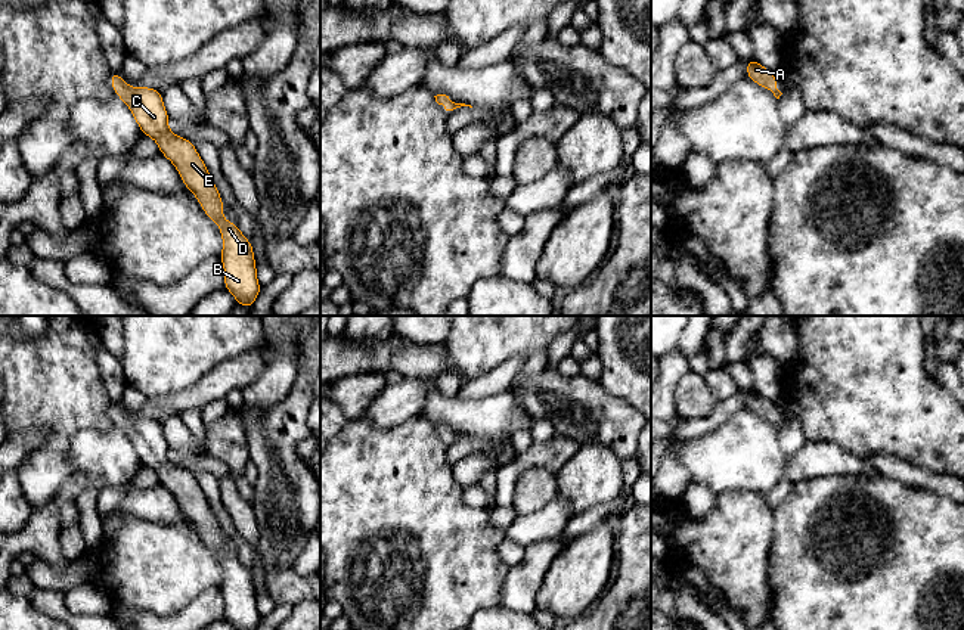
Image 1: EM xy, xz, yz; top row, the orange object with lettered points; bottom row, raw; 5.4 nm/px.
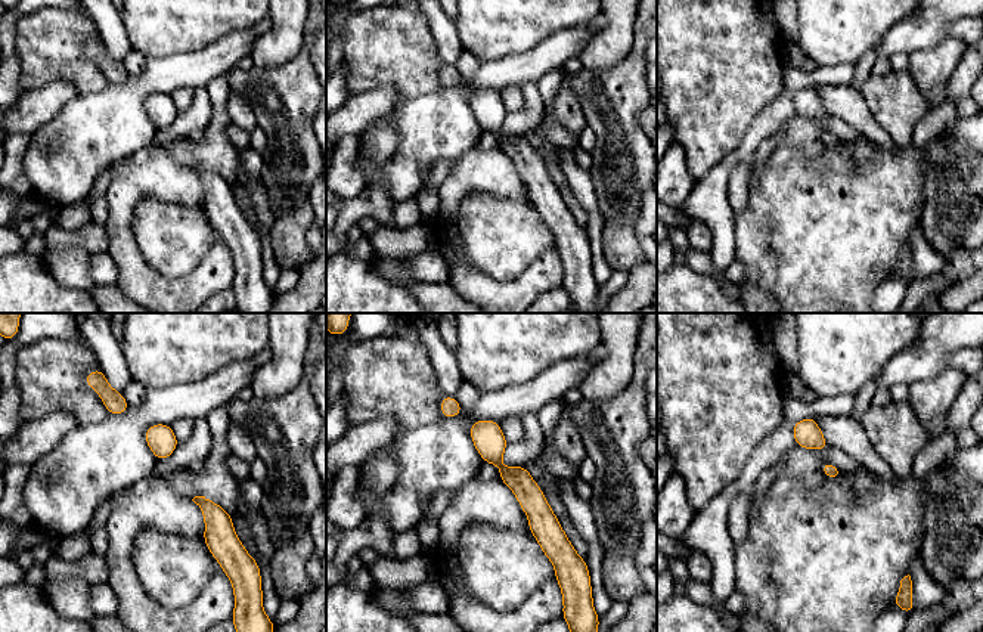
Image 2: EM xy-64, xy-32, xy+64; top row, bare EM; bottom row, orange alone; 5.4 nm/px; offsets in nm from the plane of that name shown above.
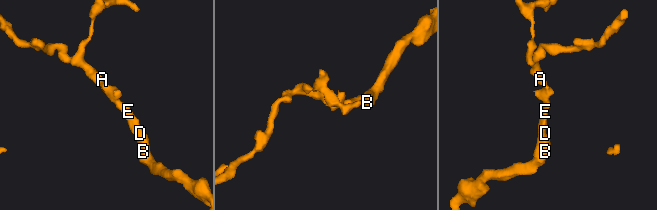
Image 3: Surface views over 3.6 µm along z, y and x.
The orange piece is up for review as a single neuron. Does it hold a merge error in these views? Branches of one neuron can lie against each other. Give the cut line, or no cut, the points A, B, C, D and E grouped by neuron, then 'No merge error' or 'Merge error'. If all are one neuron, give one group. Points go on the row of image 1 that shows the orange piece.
No split. Groups: A B C D E. No merge error

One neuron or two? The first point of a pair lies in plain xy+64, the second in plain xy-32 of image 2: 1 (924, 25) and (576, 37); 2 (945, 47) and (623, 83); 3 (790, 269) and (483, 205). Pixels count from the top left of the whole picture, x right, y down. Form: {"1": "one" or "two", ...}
{"1": "one", "2": "two", "3": "one"}

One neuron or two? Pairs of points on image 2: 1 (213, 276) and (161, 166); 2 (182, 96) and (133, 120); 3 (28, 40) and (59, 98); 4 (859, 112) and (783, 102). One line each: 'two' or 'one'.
1: one
2: two
3: two
4: two

